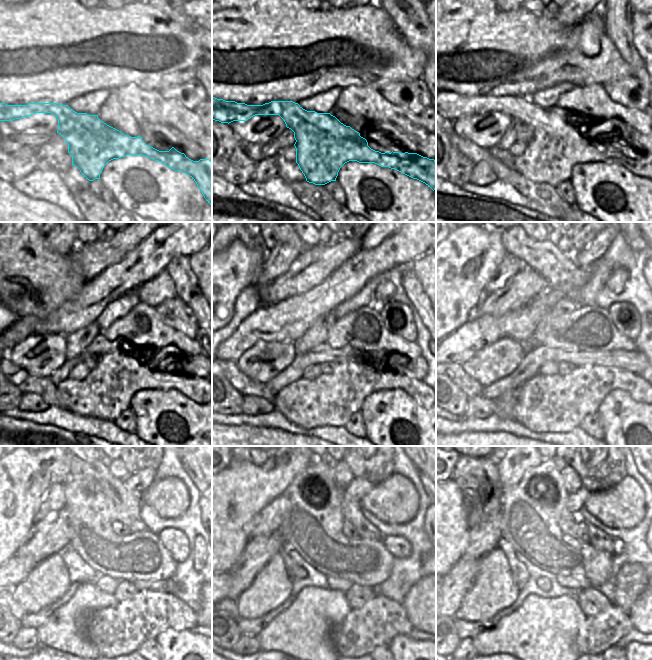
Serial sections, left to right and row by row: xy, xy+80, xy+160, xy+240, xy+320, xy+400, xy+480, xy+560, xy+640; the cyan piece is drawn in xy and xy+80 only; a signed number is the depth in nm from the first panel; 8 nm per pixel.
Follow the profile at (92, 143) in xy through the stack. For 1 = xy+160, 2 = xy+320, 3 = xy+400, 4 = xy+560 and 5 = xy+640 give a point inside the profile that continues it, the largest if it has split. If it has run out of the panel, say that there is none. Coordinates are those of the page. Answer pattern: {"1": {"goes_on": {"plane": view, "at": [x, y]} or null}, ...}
{"1": {"goes_on": {"plane": "xy+160", "at": [555, 148]}}, "2": {"goes_on": {"plane": "xy+320", "at": [330, 400]}}, "3": {"goes_on": {"plane": "xy+400", "at": [557, 403]}}, "4": {"goes_on": {"plane": "xy+560", "at": [379, 620]}}, "5": {"goes_on": {"plane": "xy+640", "at": [600, 631]}}}

